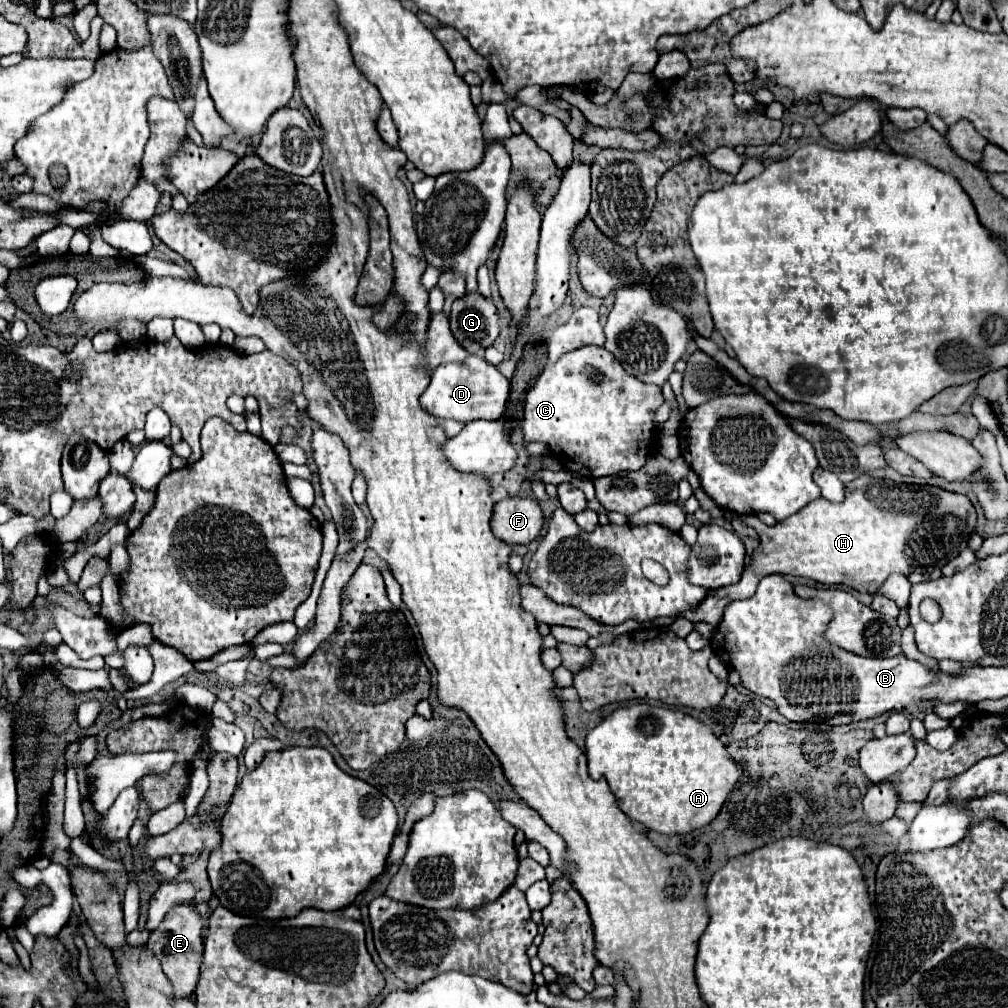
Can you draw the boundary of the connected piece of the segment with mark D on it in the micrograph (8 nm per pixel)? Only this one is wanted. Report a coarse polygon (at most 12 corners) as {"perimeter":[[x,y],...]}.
{"perimeter":[[483,356],[441,364],[423,410],[499,420],[509,380]]}

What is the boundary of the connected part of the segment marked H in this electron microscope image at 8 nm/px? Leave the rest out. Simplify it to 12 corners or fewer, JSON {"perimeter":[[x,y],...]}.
{"perimeter":[[847,484],[773,528],[737,584],[691,622],[721,622],[767,574],[875,594],[893,572],[933,572],[967,546],[963,494]]}

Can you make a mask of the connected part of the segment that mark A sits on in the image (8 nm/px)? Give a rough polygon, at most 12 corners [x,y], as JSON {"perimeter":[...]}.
{"perimeter":[[617,708],[591,776],[661,834],[709,824],[743,774],[699,720]]}

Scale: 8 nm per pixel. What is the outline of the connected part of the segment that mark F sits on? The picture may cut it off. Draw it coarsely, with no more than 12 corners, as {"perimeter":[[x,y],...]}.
{"perimeter":[[537,500],[495,504],[491,530],[507,544],[533,542],[543,526]]}

